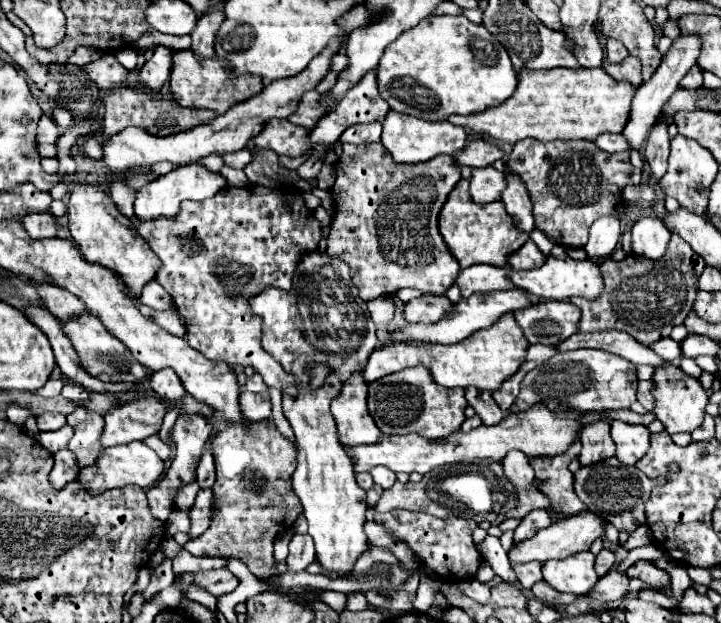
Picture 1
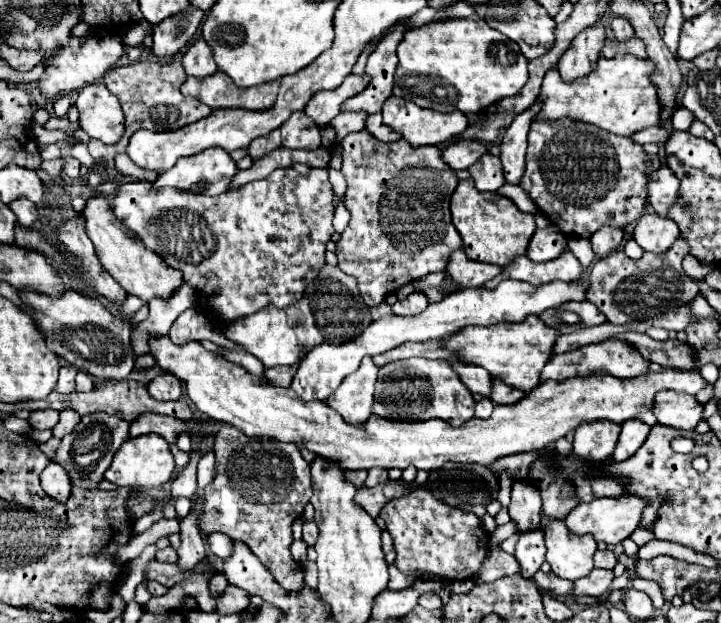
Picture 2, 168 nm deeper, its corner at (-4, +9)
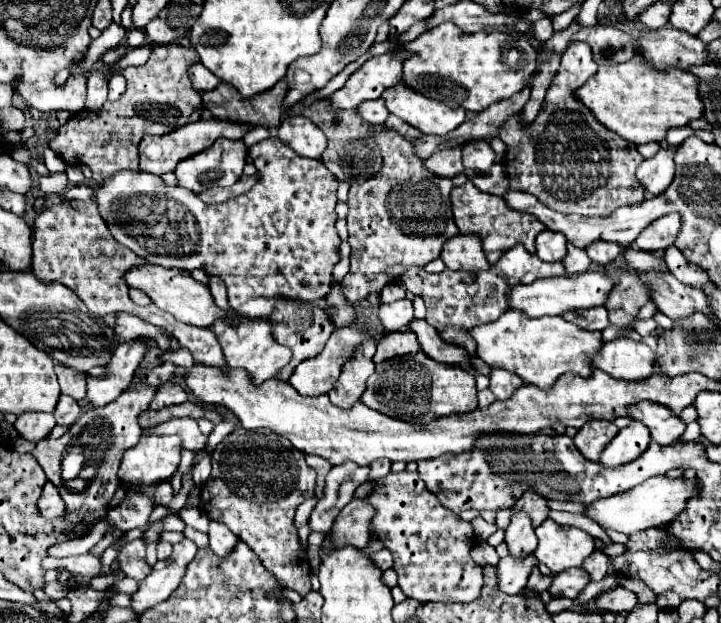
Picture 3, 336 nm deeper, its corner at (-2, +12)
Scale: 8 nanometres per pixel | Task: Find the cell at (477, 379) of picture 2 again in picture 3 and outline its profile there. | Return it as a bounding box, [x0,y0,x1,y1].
[408,318,474,372]

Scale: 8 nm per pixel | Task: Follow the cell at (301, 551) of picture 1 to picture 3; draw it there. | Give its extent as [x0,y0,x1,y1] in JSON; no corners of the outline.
[310,464,368,532]

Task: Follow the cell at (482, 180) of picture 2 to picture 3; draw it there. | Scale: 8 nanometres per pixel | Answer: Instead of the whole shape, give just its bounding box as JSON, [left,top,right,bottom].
[462,140,496,172]

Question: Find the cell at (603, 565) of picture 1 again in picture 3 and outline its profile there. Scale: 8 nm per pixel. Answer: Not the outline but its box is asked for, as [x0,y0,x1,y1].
[582,550,610,582]

